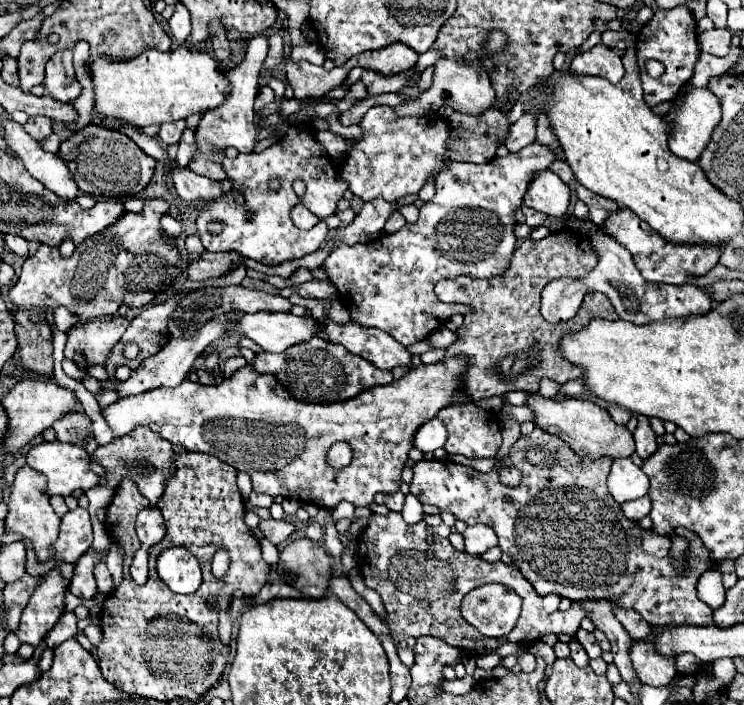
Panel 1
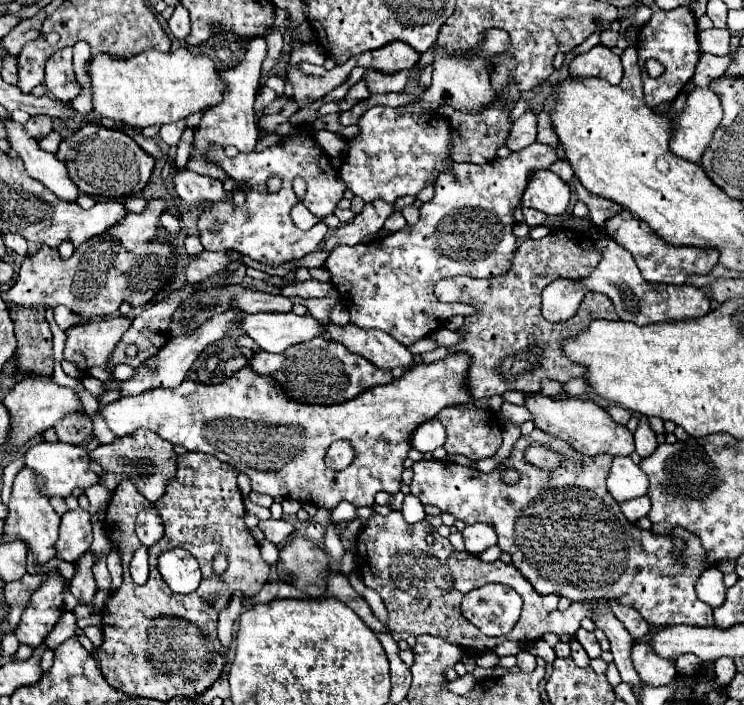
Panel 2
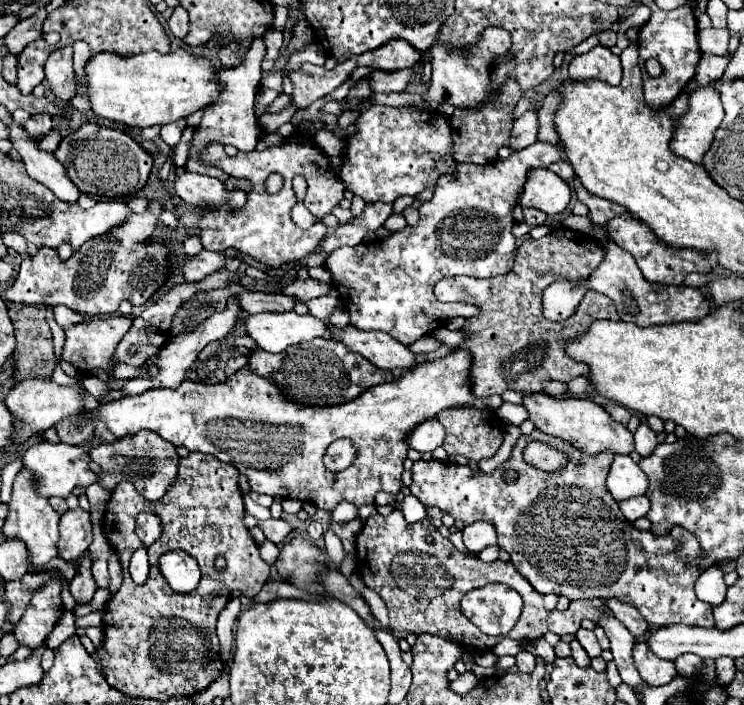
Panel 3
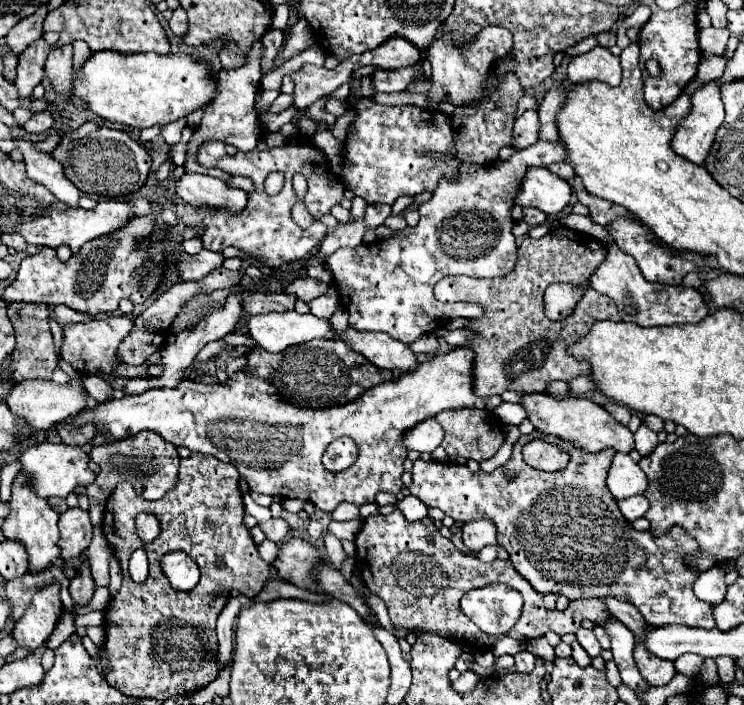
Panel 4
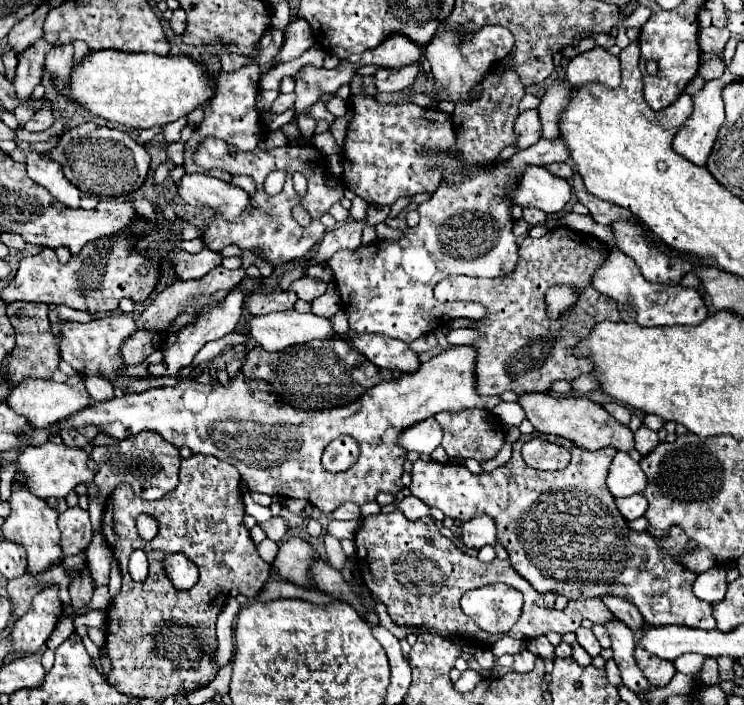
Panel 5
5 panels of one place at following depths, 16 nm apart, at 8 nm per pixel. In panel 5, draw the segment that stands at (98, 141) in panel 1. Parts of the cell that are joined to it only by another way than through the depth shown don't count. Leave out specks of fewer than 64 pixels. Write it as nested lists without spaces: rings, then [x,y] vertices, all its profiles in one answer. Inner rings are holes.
[[[86,122],[62,134],[60,142],[48,156],[64,168],[66,178],[80,192],[96,196],[112,196],[112,198],[138,190],[144,184],[150,168],[150,156],[144,146],[140,146],[122,130],[98,126],[94,122]]]

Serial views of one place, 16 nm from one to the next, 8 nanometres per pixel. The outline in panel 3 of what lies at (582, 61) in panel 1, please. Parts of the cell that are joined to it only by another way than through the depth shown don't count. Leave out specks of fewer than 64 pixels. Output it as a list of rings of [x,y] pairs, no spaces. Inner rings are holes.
[[[598,44],[590,52],[576,56],[570,62],[568,72],[570,72],[572,80],[598,78],[598,80],[606,80],[612,86],[618,86],[620,78],[622,78],[620,56],[612,54],[610,48],[604,48]]]

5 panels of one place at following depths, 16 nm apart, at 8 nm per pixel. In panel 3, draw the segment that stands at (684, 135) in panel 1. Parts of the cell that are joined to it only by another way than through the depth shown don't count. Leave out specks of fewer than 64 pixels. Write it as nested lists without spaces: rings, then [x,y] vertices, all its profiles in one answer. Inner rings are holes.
[[[712,86],[696,88],[688,94],[688,112],[684,112],[674,128],[674,136],[670,140],[672,152],[700,164],[722,118],[724,108],[718,92]]]

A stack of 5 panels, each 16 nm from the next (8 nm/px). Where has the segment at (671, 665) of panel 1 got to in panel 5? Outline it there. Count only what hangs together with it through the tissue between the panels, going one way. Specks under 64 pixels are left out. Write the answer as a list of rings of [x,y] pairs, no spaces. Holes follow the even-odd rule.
[[[636,646],[634,656],[636,656],[638,668],[644,672],[644,676],[650,680],[652,686],[666,686],[672,680],[672,676],[676,674],[676,668],[672,662],[660,660],[658,656],[652,656],[648,650],[644,650],[640,646]]]

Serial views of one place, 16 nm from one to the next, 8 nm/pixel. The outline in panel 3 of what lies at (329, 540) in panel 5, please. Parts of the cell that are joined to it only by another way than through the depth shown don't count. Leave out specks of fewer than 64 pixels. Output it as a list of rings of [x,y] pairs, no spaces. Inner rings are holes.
[[[328,528],[326,534],[324,534],[324,544],[326,544],[326,554],[328,554],[328,558],[330,558],[334,564],[340,564],[340,560],[346,556],[346,552],[344,552],[344,548],[342,548],[340,538],[338,538],[330,528]]]

